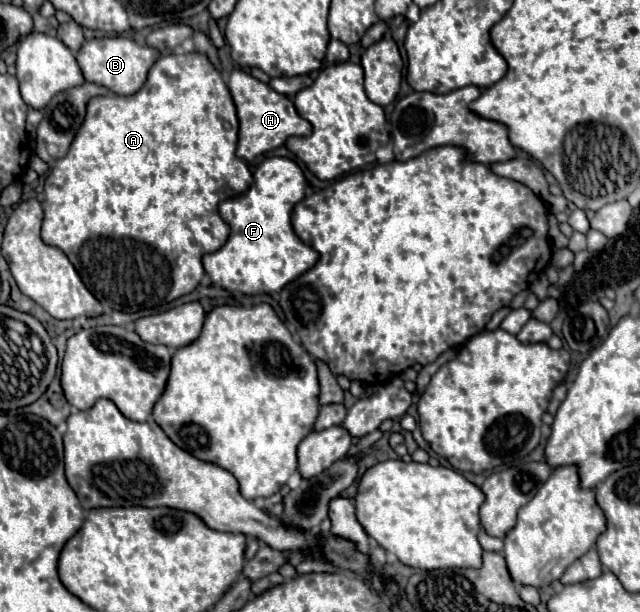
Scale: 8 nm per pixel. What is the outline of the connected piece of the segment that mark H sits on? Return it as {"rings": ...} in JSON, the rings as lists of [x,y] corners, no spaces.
{"rings":[[[234,70],[228,80],[228,88],[232,92],[236,110],[238,110],[238,120],[240,120],[240,132],[238,132],[238,150],[236,154],[244,160],[254,160],[256,156],[274,150],[286,142],[290,136],[310,136],[312,134],[312,124],[304,120],[294,104],[284,96],[272,90],[268,84],[256,80],[254,76],[246,74],[244,70]]]}

